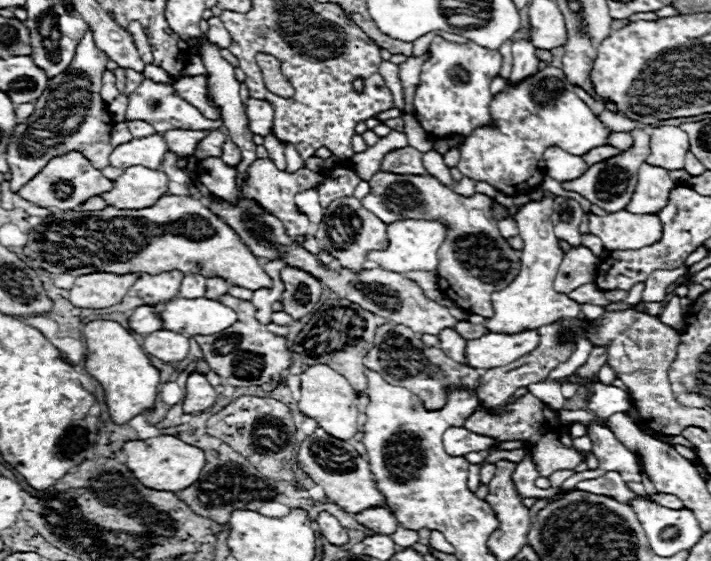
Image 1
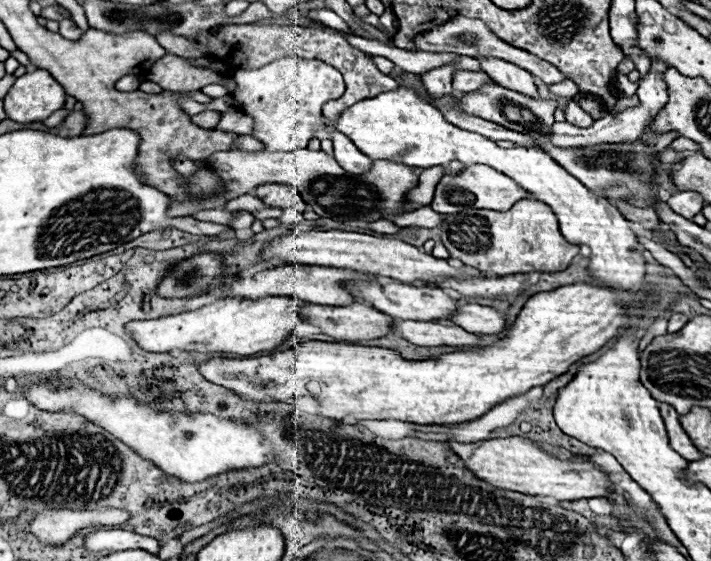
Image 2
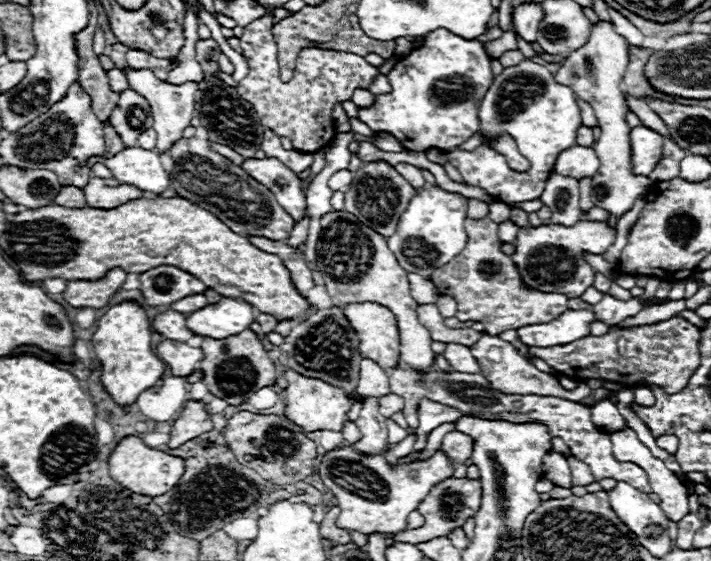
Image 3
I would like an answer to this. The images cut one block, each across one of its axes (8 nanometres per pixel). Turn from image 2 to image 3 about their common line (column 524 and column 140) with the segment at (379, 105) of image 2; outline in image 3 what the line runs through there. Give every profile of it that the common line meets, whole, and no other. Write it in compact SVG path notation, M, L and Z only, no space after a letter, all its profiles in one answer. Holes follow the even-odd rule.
M124 148L116 156L104 160L104 164L112 170L112 176L122 184L132 184L142 192L162 194L168 184L170 176L162 168L160 156L152 150L144 148Z

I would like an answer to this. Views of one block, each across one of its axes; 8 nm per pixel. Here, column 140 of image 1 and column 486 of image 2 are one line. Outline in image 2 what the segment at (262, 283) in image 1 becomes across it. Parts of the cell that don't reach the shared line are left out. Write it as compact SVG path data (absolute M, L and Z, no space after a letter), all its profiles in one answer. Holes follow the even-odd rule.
M522 198L512 204L510 210L484 210L472 208L472 212L456 212L442 220L440 240L450 252L450 258L462 260L484 274L506 276L508 272L558 272L568 268L580 246L570 244L558 230L556 216L544 202Z

